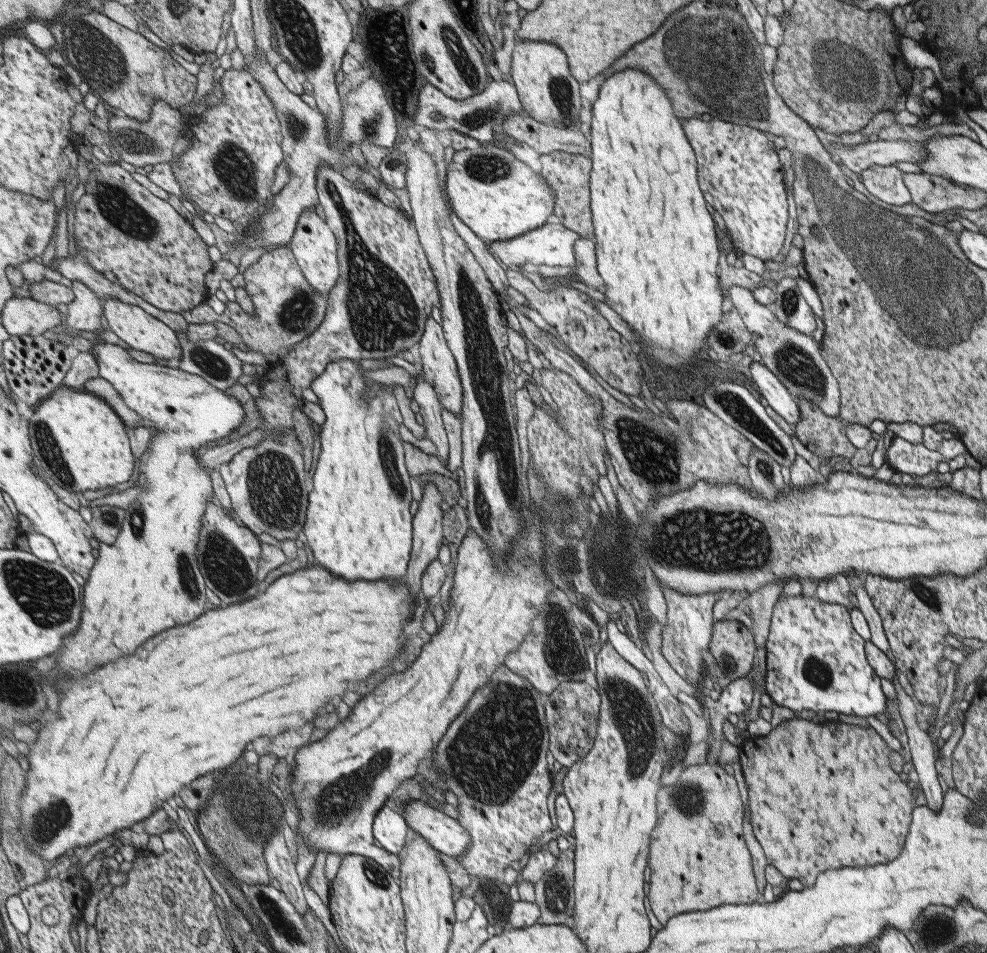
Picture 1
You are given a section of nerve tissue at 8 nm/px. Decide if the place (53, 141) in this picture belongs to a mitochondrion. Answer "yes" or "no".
no

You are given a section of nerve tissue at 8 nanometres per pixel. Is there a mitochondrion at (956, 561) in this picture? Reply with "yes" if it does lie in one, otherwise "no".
no

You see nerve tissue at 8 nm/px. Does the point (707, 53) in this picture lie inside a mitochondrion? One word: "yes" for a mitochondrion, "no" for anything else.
yes

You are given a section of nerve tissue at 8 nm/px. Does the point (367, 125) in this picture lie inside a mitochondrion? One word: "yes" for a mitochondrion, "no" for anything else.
yes

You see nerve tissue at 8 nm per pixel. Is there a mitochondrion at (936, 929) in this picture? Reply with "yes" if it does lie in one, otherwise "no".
yes

